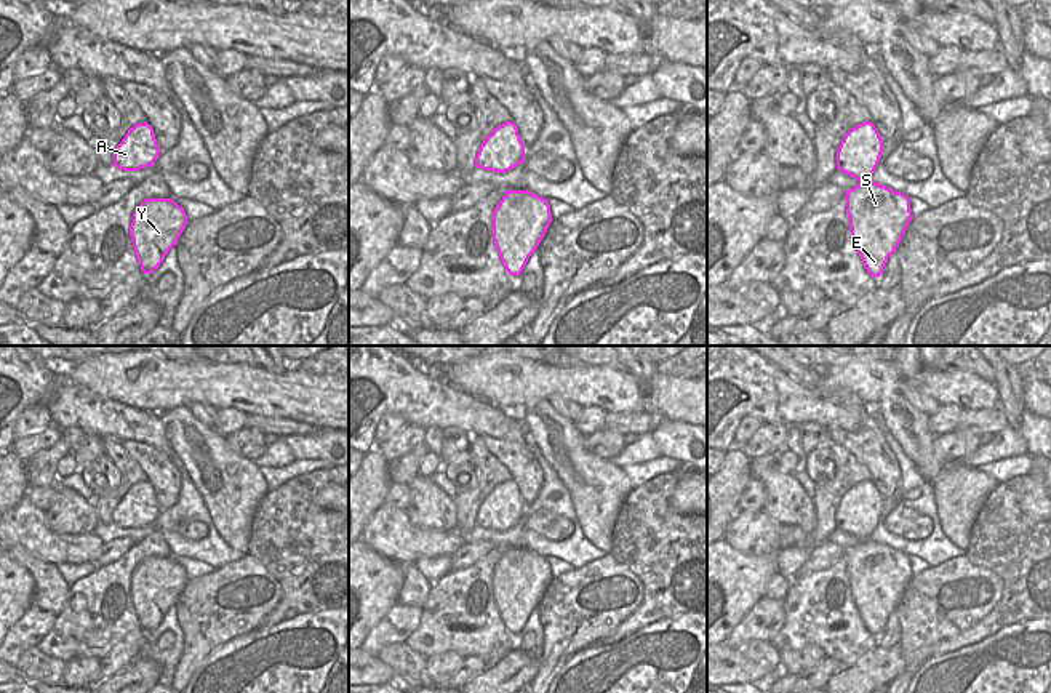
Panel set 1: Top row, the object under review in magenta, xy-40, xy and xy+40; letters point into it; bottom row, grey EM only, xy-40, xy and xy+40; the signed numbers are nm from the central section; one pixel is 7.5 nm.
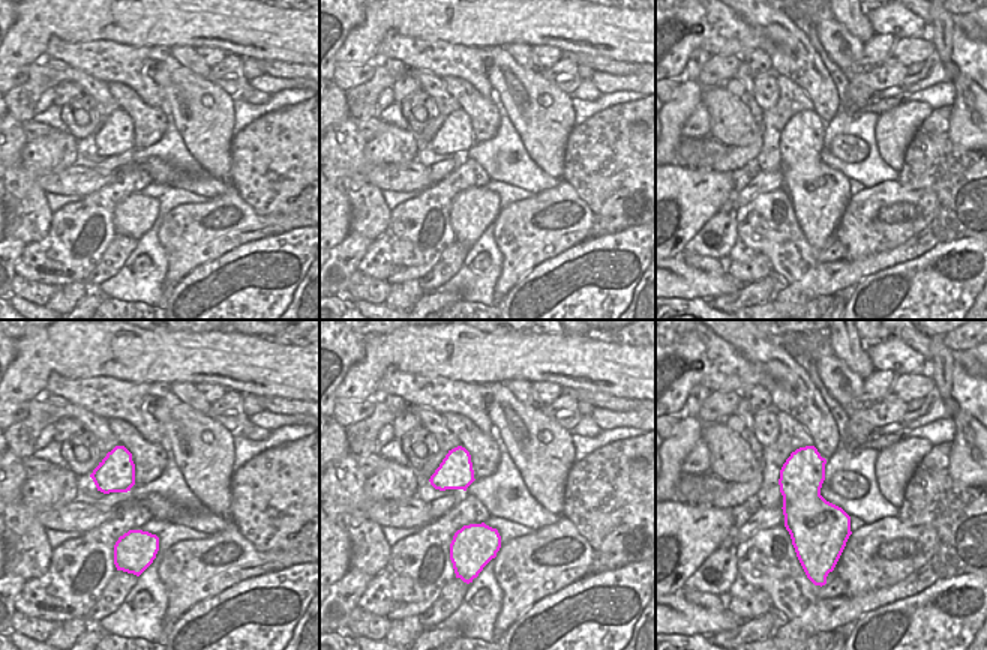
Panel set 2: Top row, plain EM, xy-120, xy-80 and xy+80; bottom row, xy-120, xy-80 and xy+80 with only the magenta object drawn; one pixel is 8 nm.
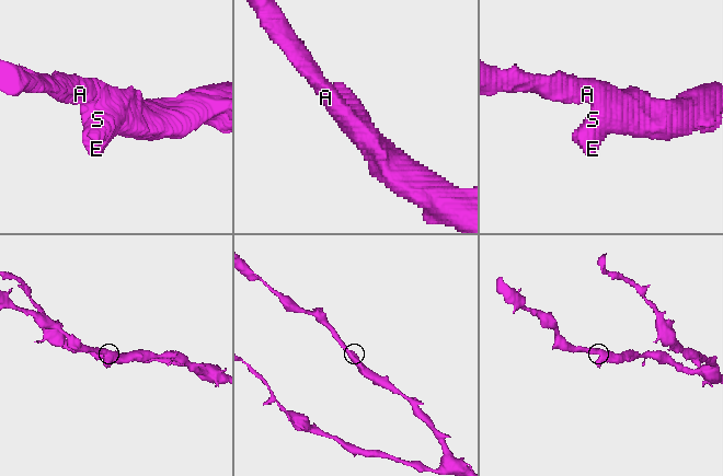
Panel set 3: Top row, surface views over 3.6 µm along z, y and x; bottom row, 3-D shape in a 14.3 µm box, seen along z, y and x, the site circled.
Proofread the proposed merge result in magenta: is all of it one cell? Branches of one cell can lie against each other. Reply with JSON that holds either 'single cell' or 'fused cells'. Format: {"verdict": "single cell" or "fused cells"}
{"verdict": "single cell"}

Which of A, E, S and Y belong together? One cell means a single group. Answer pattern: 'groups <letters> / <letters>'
groups A E S Y

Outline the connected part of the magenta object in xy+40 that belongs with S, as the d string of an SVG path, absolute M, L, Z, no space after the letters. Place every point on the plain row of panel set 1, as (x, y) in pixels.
M872 480L851 487L837 509L837 528L856 536L859 543L846 549L846 573L849 576L853 602L872 635L880 635L888 616L896 611L913 573L910 557L886 544L872 539L883 512L883 498Z

